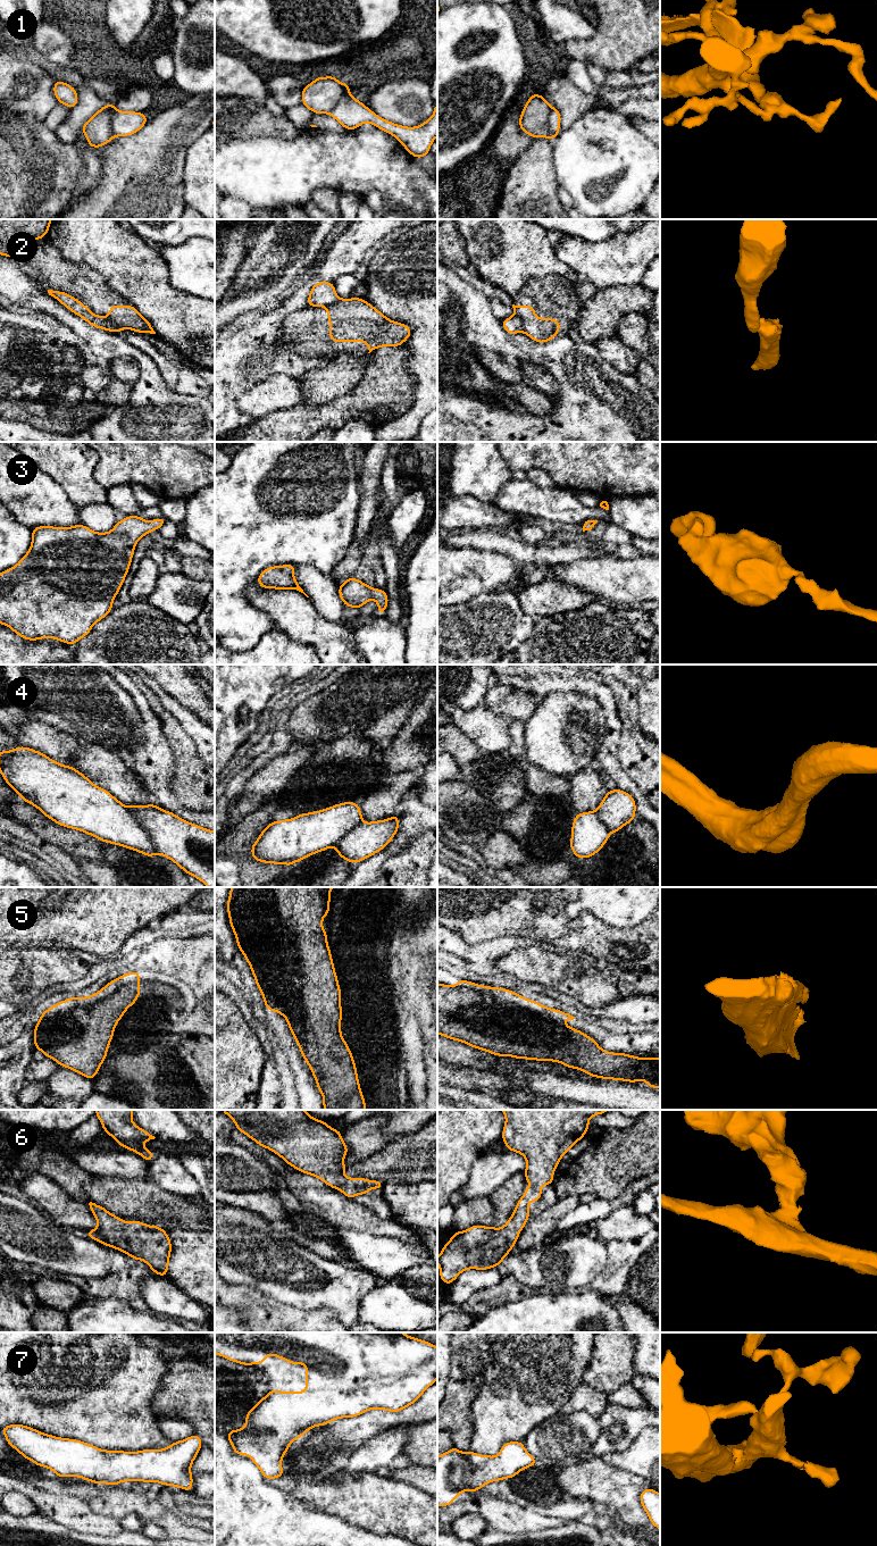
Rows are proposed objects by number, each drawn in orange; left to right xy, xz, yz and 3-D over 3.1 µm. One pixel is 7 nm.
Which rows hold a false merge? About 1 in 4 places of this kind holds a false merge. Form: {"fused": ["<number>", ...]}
{"fused": ["1", "2", "4"]}

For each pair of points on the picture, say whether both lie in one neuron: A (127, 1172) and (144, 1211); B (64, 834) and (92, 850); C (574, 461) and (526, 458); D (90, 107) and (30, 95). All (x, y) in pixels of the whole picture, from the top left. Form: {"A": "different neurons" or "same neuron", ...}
{"A": "different neurons", "B": "same neuron", "C": "same neuron", "D": "different neurons"}

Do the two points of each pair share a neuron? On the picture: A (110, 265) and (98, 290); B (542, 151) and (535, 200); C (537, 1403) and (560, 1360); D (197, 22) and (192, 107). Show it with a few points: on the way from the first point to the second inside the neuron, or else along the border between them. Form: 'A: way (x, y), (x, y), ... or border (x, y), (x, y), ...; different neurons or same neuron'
A: border (80, 265), (94, 269), (122, 297); different neurons
B: way (535, 164), (535, 187); same neuron
C: way (537, 1393), (537, 1382), (550, 1370); same neuron
D: border (202, 93), (189, 95); different neurons

